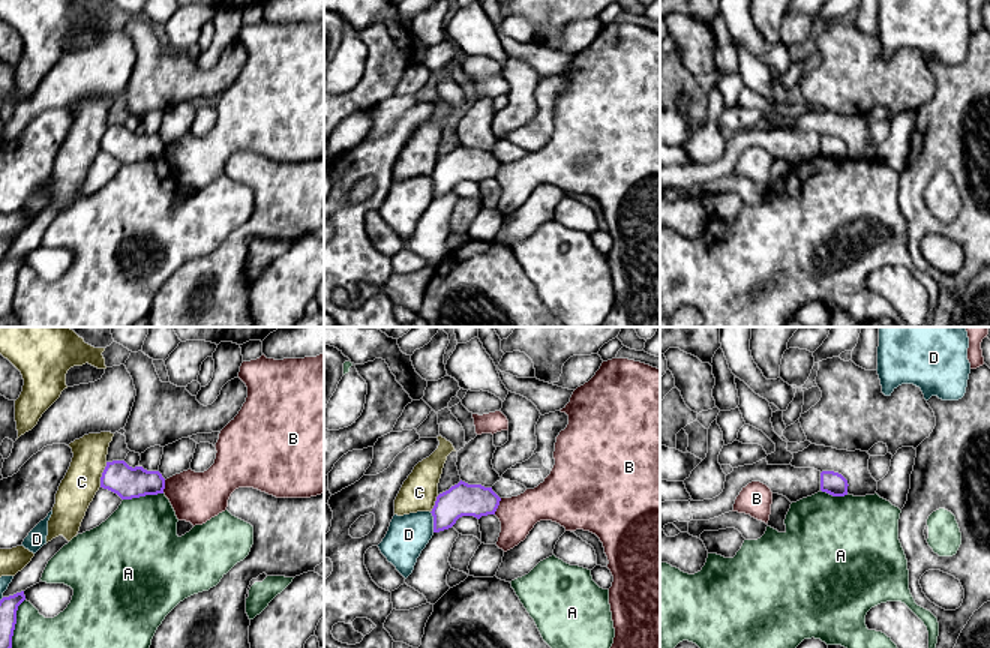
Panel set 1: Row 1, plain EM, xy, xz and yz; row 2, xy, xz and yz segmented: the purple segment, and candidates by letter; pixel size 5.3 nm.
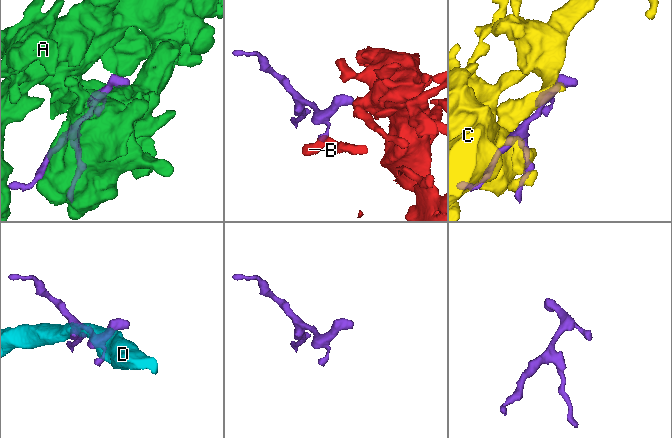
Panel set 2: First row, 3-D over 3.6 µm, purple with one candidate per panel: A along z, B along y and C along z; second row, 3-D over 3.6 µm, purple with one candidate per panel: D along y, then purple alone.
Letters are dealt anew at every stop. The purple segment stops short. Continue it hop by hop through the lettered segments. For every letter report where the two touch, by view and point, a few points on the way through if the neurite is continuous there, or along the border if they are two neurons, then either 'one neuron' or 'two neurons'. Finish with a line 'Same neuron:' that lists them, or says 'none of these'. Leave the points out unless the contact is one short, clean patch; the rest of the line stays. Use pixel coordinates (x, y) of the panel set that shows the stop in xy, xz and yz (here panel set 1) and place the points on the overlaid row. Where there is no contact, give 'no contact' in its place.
A: xy (15, 623) | two neurons
B: xz (498, 504) | along xz (501, 498), (494, 513) | two neurons
C: xy (102, 474) | two neurons
D: xz (434, 522) | two neurons
Same neuron: none of these

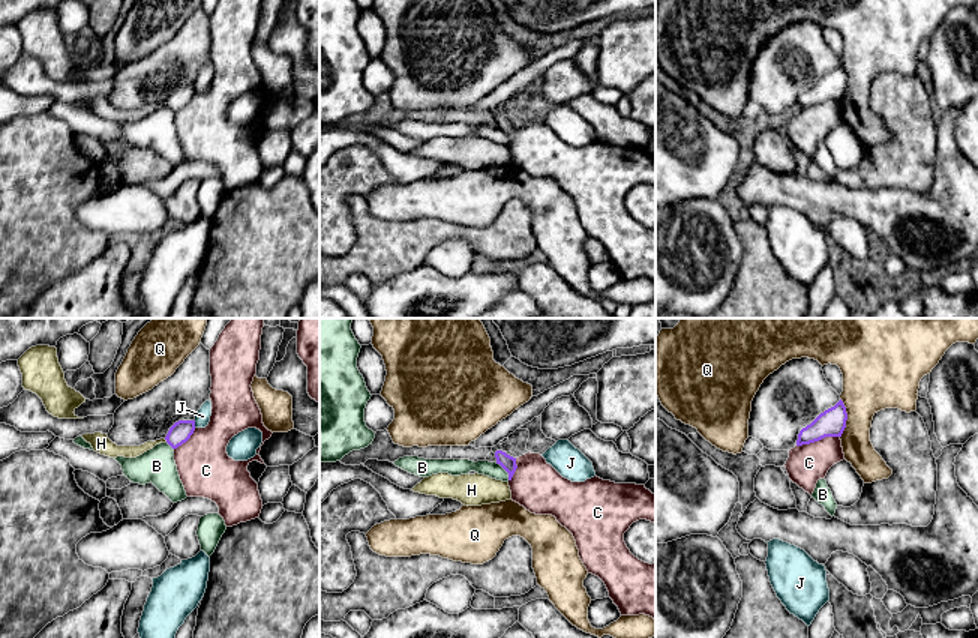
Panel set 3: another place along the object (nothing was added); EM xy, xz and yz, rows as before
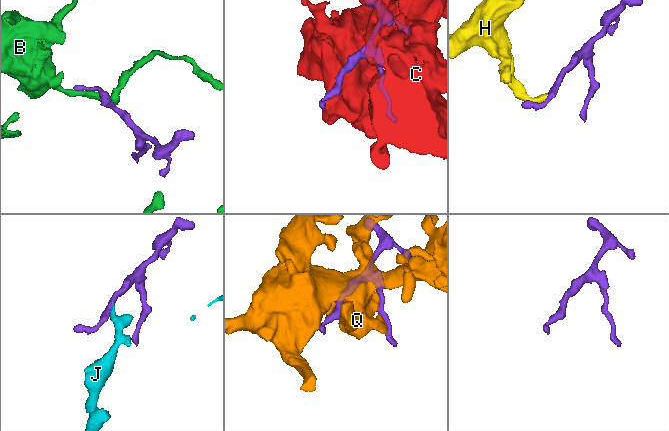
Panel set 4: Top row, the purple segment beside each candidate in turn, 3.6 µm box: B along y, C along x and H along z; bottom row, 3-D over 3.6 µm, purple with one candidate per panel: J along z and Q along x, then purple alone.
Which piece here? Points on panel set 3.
B: xz (504, 469) | along xz (495, 463), (507, 473), (509, 479) | two neurons
C: yz (818, 440) | two neurons
H: xy (165, 439) | along xy (164, 439), (167, 442) | two neurons
J: xy (194, 424) | along xy (194, 421), (195, 427) | two neurons
Q: yz (846, 418) | two neurons
Same neuron: none of these

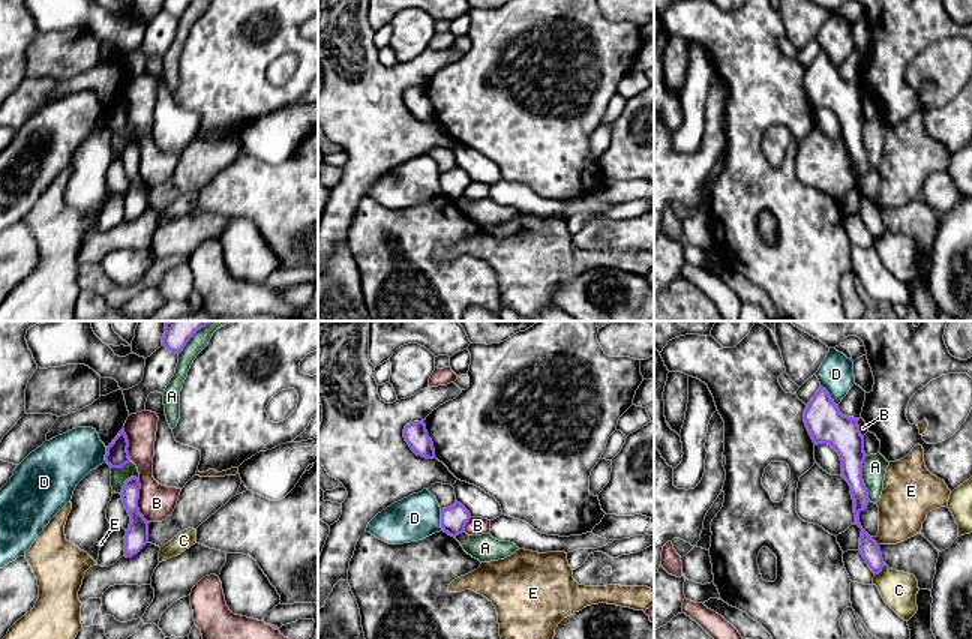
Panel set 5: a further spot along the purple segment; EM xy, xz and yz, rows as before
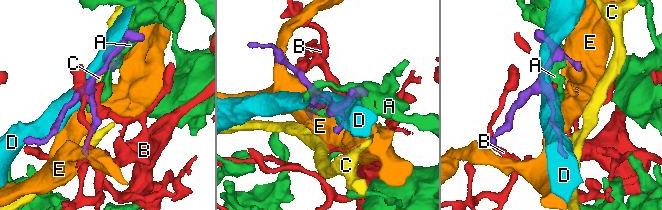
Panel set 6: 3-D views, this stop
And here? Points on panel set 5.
A: yz (861, 479) | two neurons
B: xy (137, 501) | two neurons
C: yz (881, 570) | along yz (885, 564), (875, 575) | two neurons
D: xz (441, 521) | two neurons
E: yz (873, 540) | along yz (872, 537), (878, 543) | two neurons
Same neuron: none of these

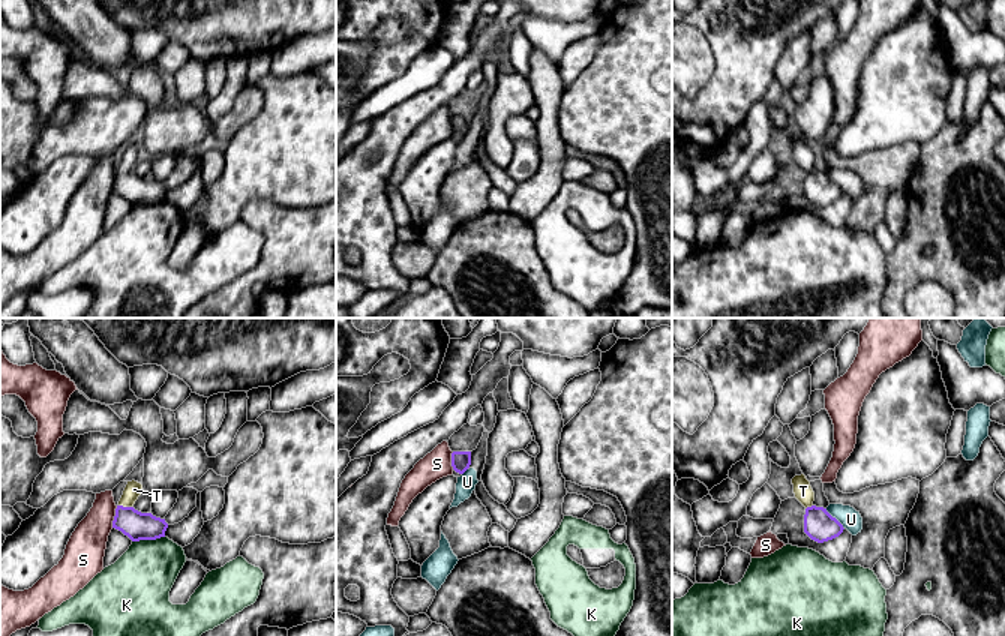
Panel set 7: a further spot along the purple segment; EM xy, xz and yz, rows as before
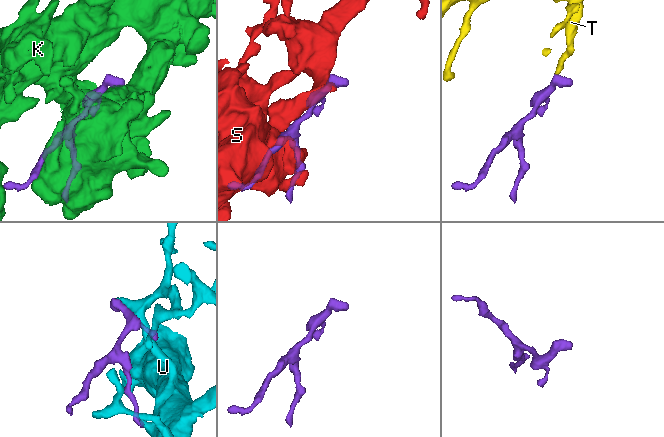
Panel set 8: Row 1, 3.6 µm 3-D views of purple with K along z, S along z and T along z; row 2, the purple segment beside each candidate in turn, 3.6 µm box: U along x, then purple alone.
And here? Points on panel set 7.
K: xy (147, 539) | two neurons
S: xy (114, 516) | two neurons
T: xy (126, 507) | across xy (137, 525), (126, 515), (126, 507), (134, 489) | one neuron
U: yz (836, 519) | two neurons
Same neuron: T

